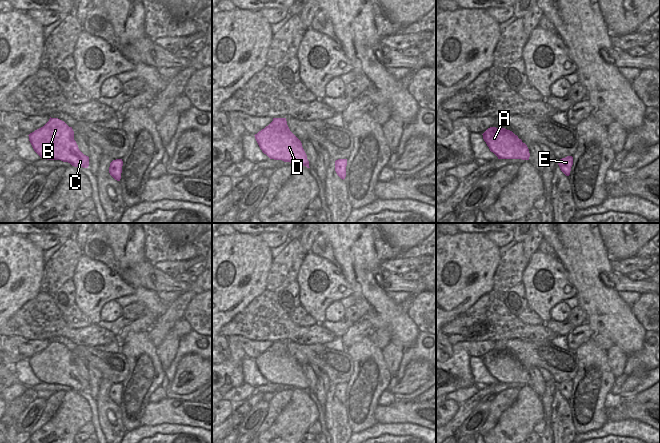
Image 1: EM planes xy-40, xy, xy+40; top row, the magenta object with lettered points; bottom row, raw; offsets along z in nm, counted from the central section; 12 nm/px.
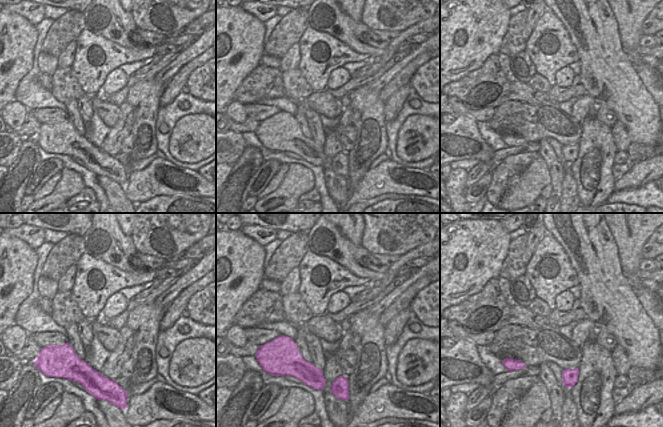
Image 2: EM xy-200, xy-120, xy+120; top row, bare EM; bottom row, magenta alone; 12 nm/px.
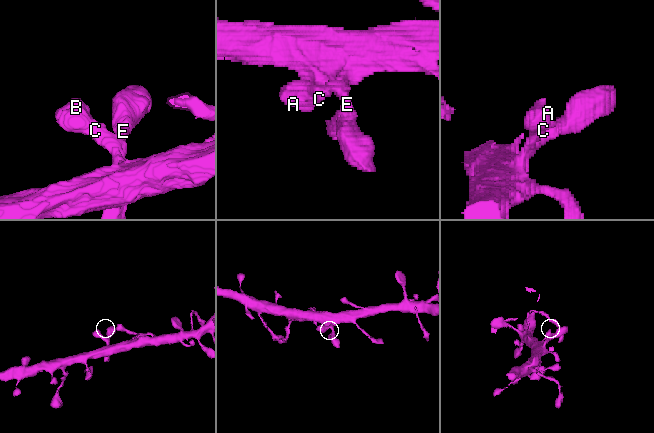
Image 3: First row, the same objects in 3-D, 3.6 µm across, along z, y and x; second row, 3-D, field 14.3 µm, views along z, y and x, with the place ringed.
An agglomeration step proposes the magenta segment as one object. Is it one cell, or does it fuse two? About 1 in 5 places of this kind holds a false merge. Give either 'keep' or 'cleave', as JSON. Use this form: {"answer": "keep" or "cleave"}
{"answer": "keep"}

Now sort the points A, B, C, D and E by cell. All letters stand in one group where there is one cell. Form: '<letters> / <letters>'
A B C D E

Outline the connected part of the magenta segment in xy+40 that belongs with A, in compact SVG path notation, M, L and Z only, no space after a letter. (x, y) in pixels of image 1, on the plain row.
M490 351L482 359L490 375L498 383L529 384L530 377L527 369L512 355Z

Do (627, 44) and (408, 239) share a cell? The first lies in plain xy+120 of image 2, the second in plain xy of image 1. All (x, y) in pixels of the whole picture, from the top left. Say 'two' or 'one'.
one

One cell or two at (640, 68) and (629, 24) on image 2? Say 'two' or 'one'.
one

